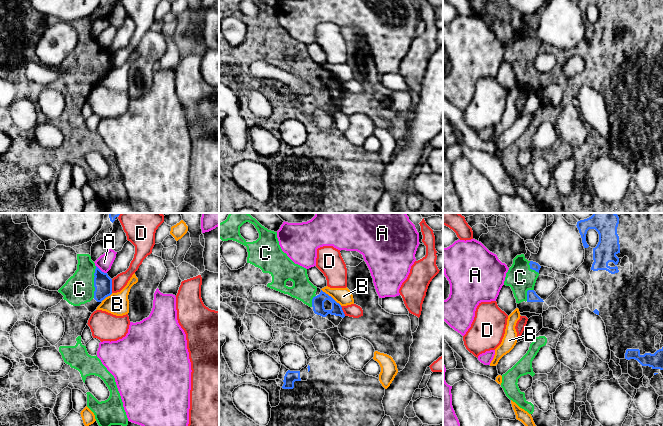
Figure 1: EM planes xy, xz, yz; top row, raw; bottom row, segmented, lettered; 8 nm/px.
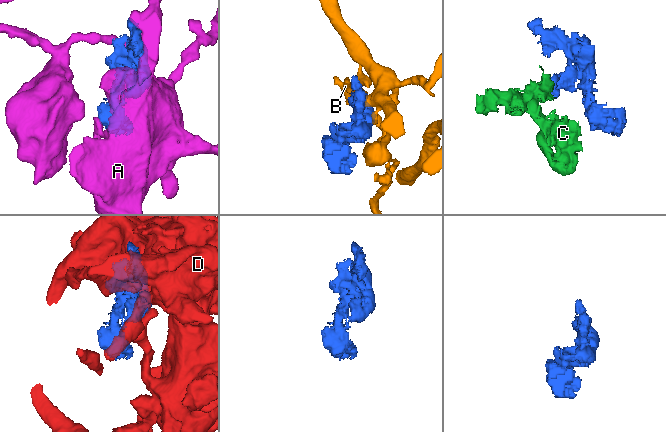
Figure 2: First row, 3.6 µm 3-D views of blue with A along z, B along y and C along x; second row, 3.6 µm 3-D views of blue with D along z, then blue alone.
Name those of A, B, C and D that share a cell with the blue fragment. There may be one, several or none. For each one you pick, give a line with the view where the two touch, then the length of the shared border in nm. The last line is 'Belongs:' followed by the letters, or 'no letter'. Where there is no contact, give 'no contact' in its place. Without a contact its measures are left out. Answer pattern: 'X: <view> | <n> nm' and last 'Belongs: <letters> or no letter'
C: xy | 260 nm
Belongs: C

